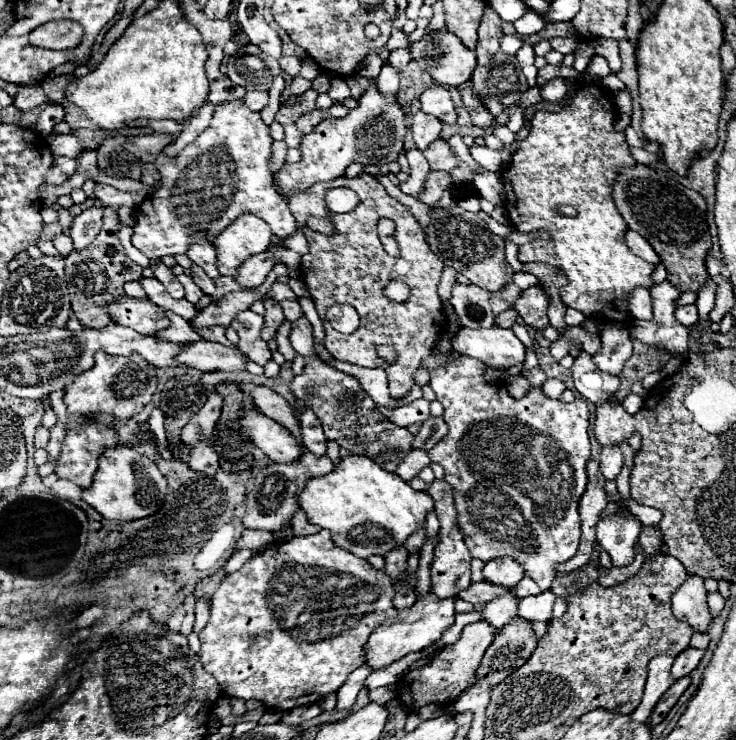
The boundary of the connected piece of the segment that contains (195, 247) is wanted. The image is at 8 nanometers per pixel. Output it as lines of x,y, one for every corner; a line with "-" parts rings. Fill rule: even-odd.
192,244
192,248
186,254
194,264
204,268
204,272
210,278
218,278
220,276
218,268
216,268
216,250
214,250
212,244

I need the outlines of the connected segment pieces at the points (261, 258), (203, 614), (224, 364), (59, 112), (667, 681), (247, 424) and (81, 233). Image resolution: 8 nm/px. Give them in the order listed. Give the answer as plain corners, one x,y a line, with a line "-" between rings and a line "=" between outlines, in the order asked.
268,250
262,252
262,254
256,254
256,256
250,256
240,268
238,268
238,276
236,276
236,282
240,282
242,286
248,286
248,288
258,288
268,272
274,268
274,264
278,264
280,258
276,258
274,254
270,254
=
198,598
196,602
196,622
194,622
194,632
200,634
210,618
210,598
=
194,342
186,344
184,352
178,356
182,364
188,364
190,368
202,370
202,372
216,372
216,370
226,370
226,372
240,372
246,370
246,360
238,350
232,350
222,344
214,342
=
54,104
54,106
44,108
44,110
40,112
40,116
38,116
36,124
34,124
34,130
36,130
38,134
42,134
42,136
50,134
50,132
52,132
52,128
54,128
54,124
62,122
64,114
66,114
66,110
64,110
60,104
=
658,654
648,662
648,678
646,678
644,696
642,696
640,704
636,706
636,710
630,714
632,720
648,724
650,712
654,710
656,702
674,684
674,678
670,674
672,662
674,662
674,656
666,656
666,654
=
244,410
240,416
240,430
250,436
250,440
272,460
288,464
298,460
302,448
296,438
278,422
270,420
258,410
=
90,206
74,218
74,226
70,230
70,238
74,240
76,248
88,246
102,228
102,206

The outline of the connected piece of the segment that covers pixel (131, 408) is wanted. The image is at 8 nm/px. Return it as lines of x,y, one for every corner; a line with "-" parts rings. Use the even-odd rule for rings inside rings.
96,352
94,368
76,376
72,384
68,384
64,394
64,404
70,412
86,418
94,412
112,414
116,420
128,420
136,416
156,392
156,368
148,364
142,356
104,356
104,352

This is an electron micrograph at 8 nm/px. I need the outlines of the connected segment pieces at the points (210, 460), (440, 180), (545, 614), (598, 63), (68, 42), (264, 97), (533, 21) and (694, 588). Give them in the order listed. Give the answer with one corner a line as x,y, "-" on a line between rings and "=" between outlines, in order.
198,444
192,448
190,454
190,468
196,472
202,472
206,476
212,476
218,470
218,454
212,452
212,448
208,444
=
430,172
424,180
424,190
416,196
416,200
424,202
426,206
434,206
440,200
442,192
448,190
450,186
452,186
452,178
448,172
=
550,590
520,599
517,615
531,622
550,622
554,600
556,596
=
594,56
590,66
588,66
588,72
592,76
598,76
598,78
604,78
610,74
610,68
608,68
608,62
602,58
602,56
=
52,20
46,22
44,26
38,26
30,34
30,44
50,50
70,50
78,46
82,34
84,34
82,26
76,24
74,20
=
248,90
244,102
246,102
246,106
250,106
254,112
260,112
260,110
268,104
268,94
266,94
266,92
258,92
258,90
=
528,10
520,20
514,22
514,30
516,30
516,34
520,34
520,36
538,34
542,28
544,28
544,20
542,20
534,10
=
688,576
684,584
672,594
672,612
678,620
688,622
692,630
706,632
712,616
706,602
704,580
698,576

